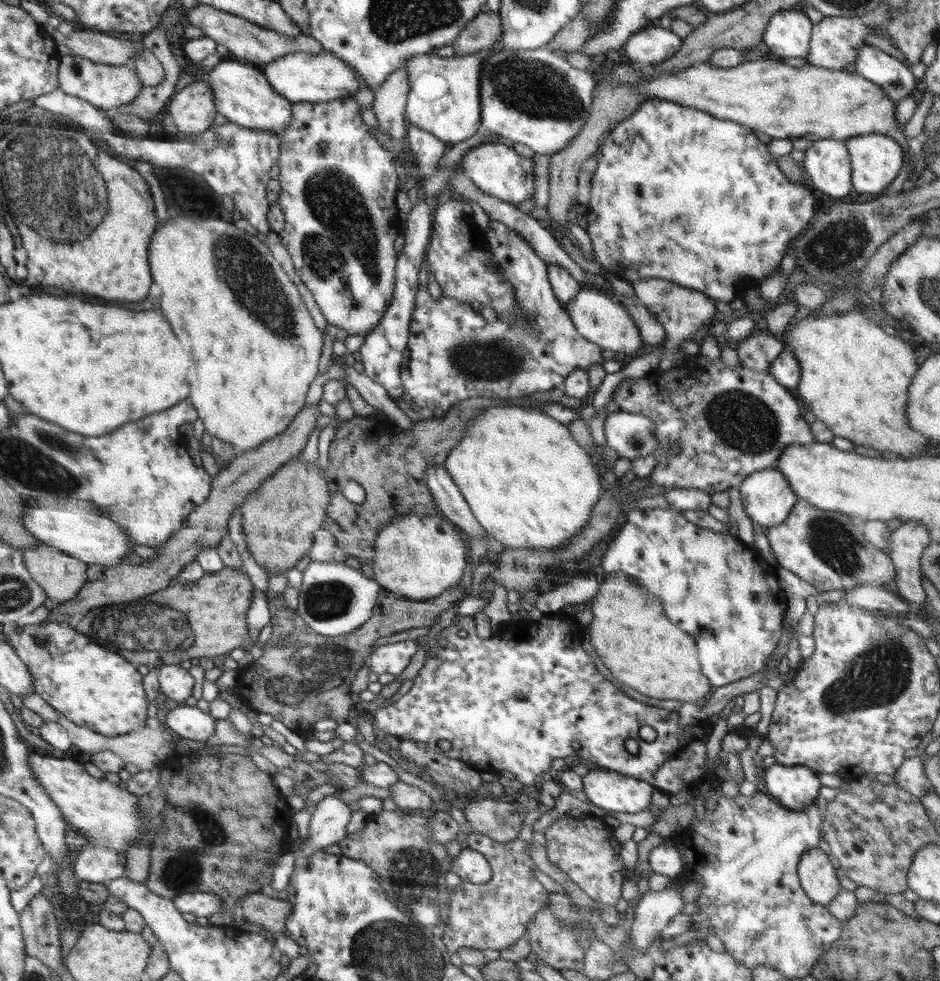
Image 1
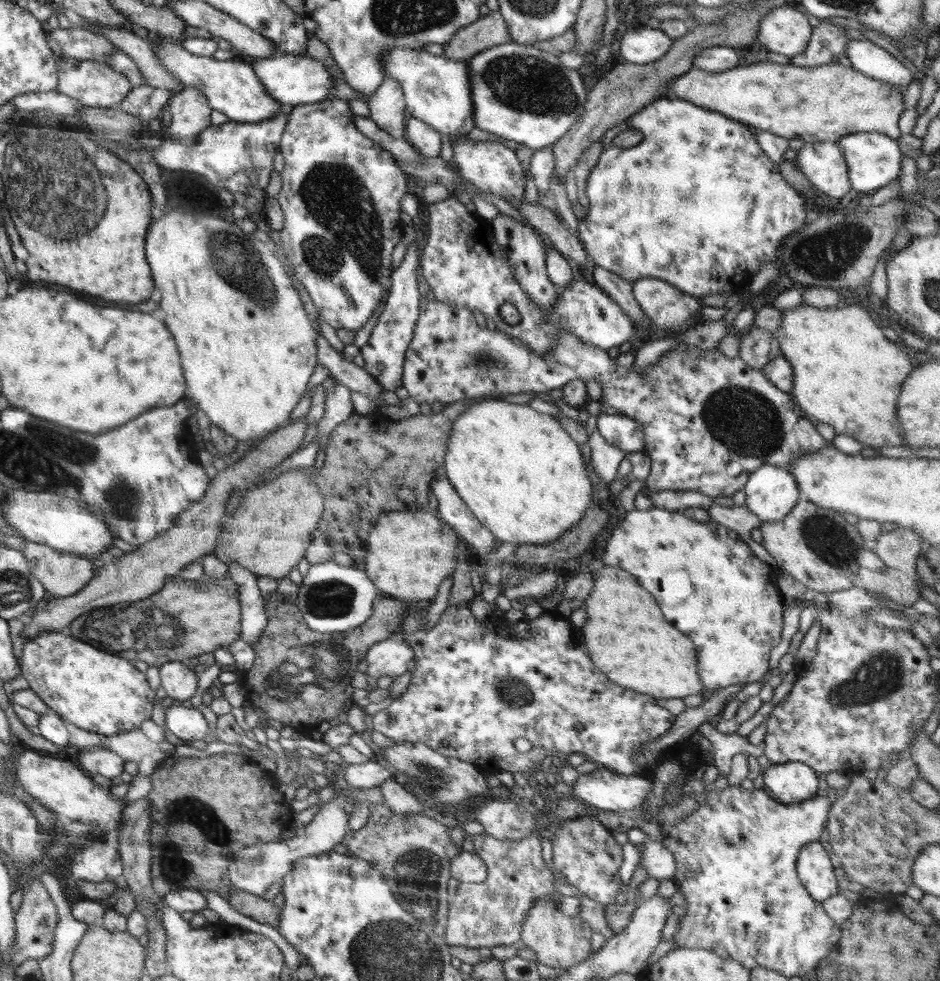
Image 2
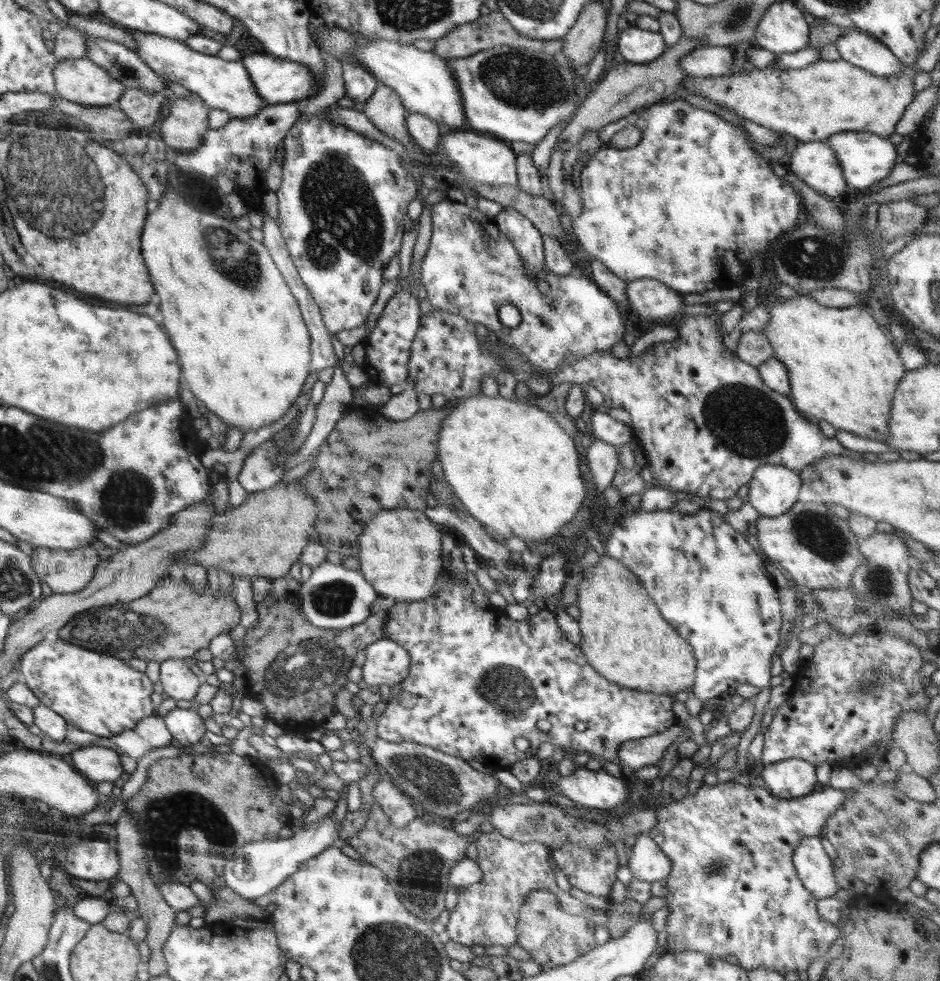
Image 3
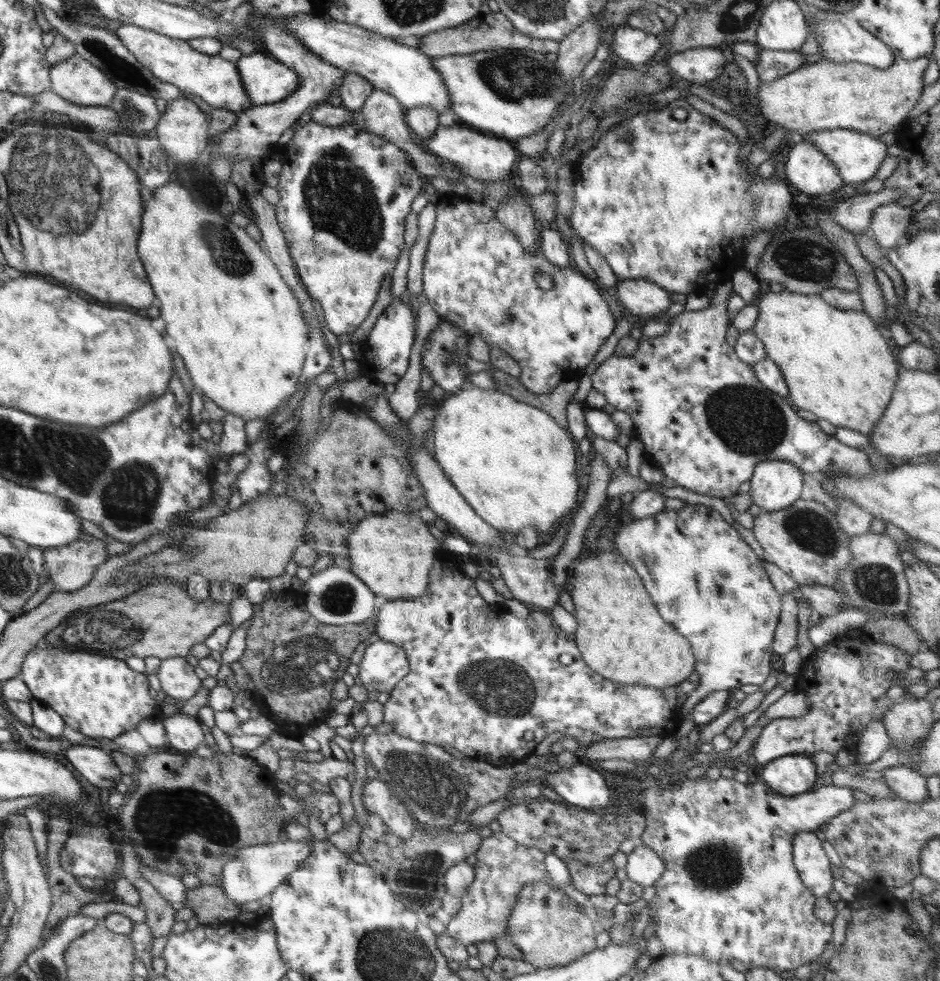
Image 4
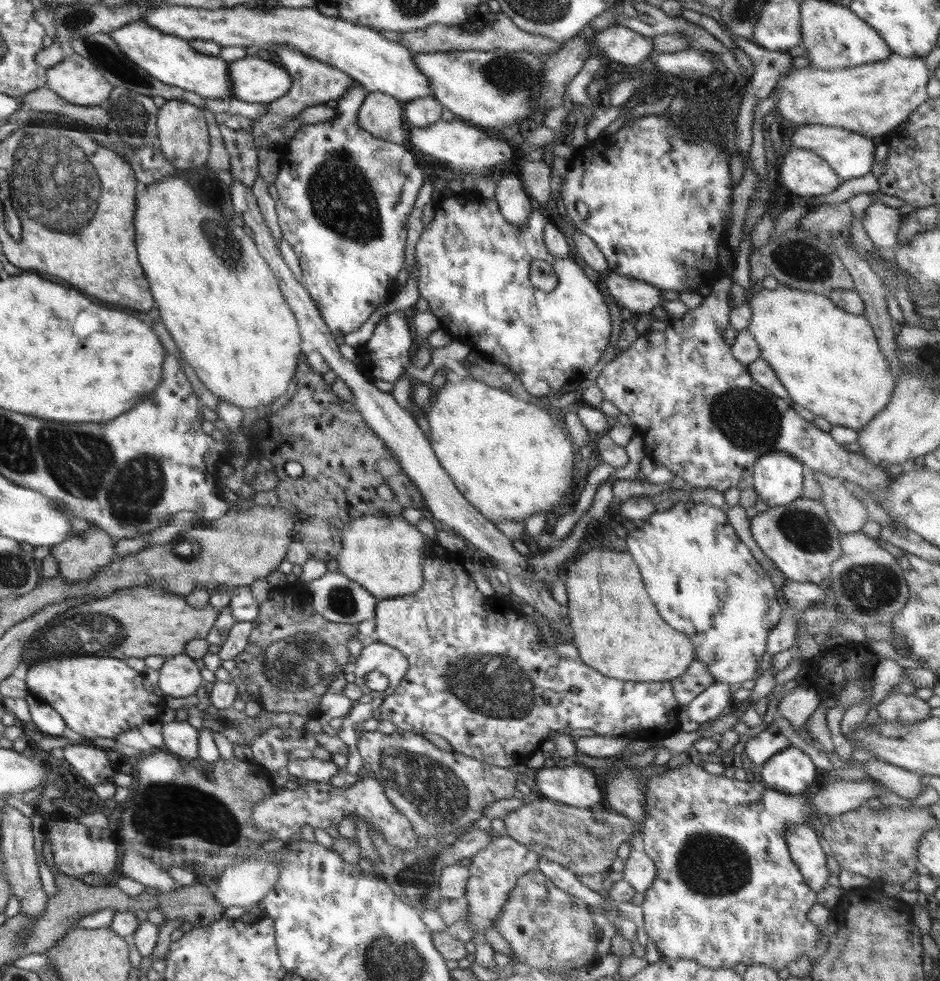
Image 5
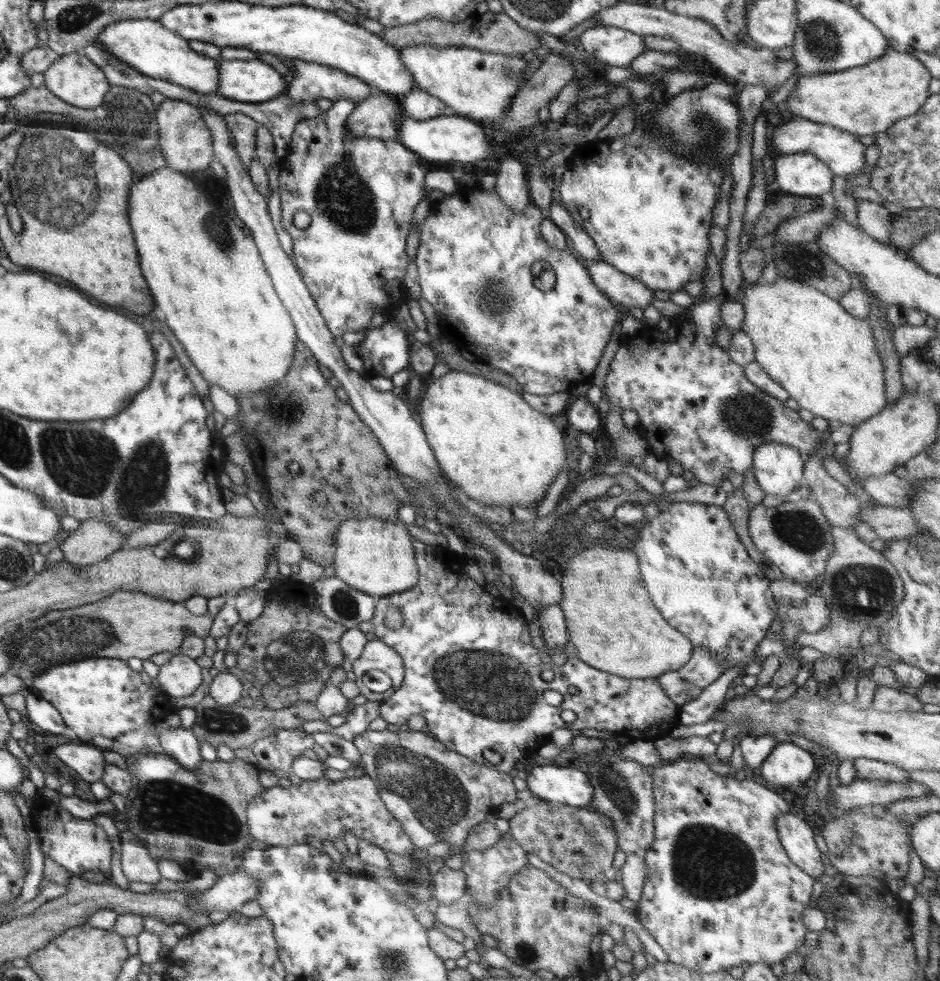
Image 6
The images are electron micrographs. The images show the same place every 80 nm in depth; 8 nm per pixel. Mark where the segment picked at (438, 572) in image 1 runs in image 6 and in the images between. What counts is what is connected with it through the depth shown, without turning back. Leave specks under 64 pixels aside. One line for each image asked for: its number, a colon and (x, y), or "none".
2: (409, 554)
3: (400, 550)
4: (392, 553)
5: (384, 555)
6: (377, 557)

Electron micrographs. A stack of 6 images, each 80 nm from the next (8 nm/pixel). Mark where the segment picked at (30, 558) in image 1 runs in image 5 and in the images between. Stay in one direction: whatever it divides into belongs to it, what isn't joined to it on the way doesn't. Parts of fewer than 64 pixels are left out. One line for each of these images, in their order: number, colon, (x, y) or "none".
2: (63, 574)
3: (61, 571)
4: (72, 566)
5: (79, 557)

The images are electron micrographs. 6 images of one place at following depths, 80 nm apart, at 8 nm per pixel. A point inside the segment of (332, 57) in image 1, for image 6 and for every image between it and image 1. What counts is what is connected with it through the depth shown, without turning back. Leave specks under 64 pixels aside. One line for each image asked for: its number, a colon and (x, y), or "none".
2: (292, 80)
3: (275, 80)
4: (266, 80)
5: (253, 79)
6: (254, 80)

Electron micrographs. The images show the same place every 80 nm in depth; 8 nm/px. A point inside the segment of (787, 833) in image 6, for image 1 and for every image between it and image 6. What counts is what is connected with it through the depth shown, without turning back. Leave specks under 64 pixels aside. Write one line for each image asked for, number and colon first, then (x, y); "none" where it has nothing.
1: (818, 878)
2: (815, 872)
3: (814, 868)
4: (809, 858)
5: (806, 853)

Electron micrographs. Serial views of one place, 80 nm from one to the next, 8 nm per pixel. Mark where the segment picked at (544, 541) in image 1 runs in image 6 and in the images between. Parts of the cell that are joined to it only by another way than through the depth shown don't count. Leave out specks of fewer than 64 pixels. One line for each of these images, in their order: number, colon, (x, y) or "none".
2: (519, 472)
3: (511, 465)
4: (515, 465)
5: (509, 458)
6: (489, 442)

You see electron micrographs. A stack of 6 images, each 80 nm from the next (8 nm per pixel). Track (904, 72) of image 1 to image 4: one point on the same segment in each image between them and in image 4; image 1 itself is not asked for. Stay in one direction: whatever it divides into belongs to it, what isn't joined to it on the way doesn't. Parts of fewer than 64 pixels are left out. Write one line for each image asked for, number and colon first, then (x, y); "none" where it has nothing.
2: (867, 58)
3: (859, 49)
4: (841, 39)

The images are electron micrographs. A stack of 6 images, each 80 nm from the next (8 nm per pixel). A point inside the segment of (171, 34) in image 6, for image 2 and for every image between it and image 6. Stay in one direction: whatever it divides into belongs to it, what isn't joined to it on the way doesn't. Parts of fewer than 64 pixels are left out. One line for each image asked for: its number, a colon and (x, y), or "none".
2: (232, 87)
3: (221, 84)
4: (216, 80)
5: (169, 58)

